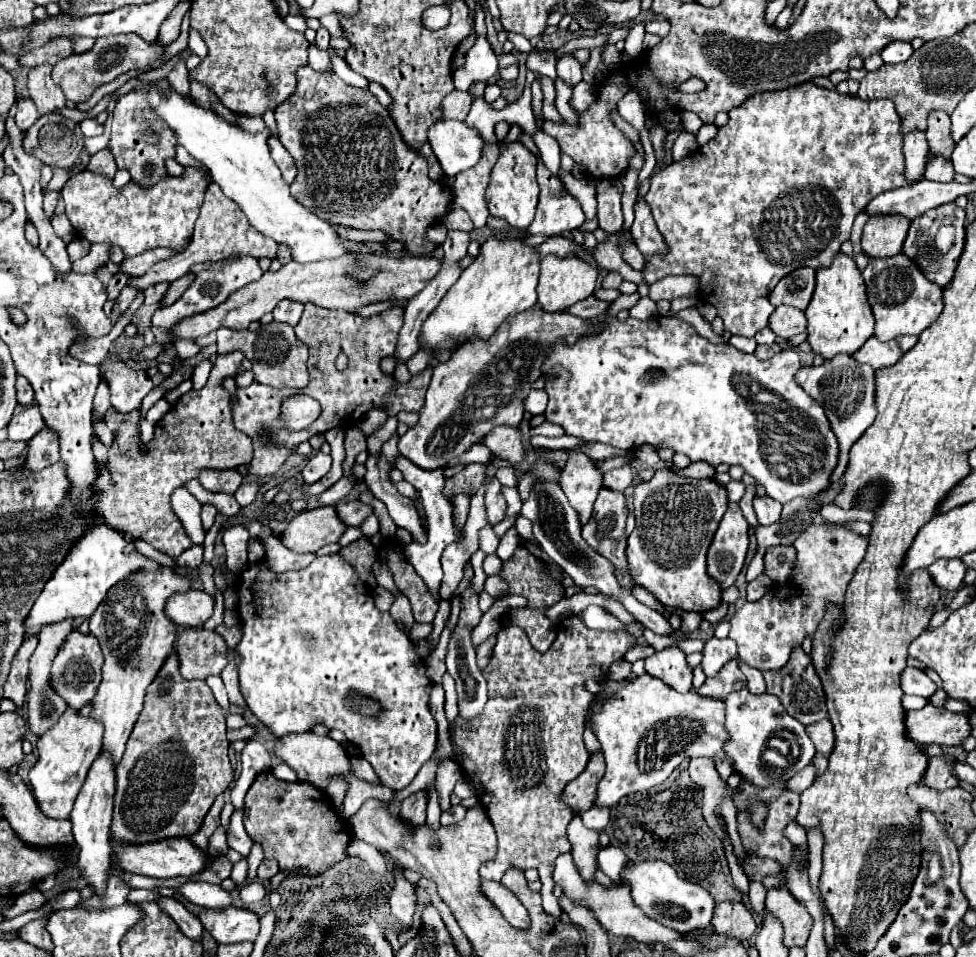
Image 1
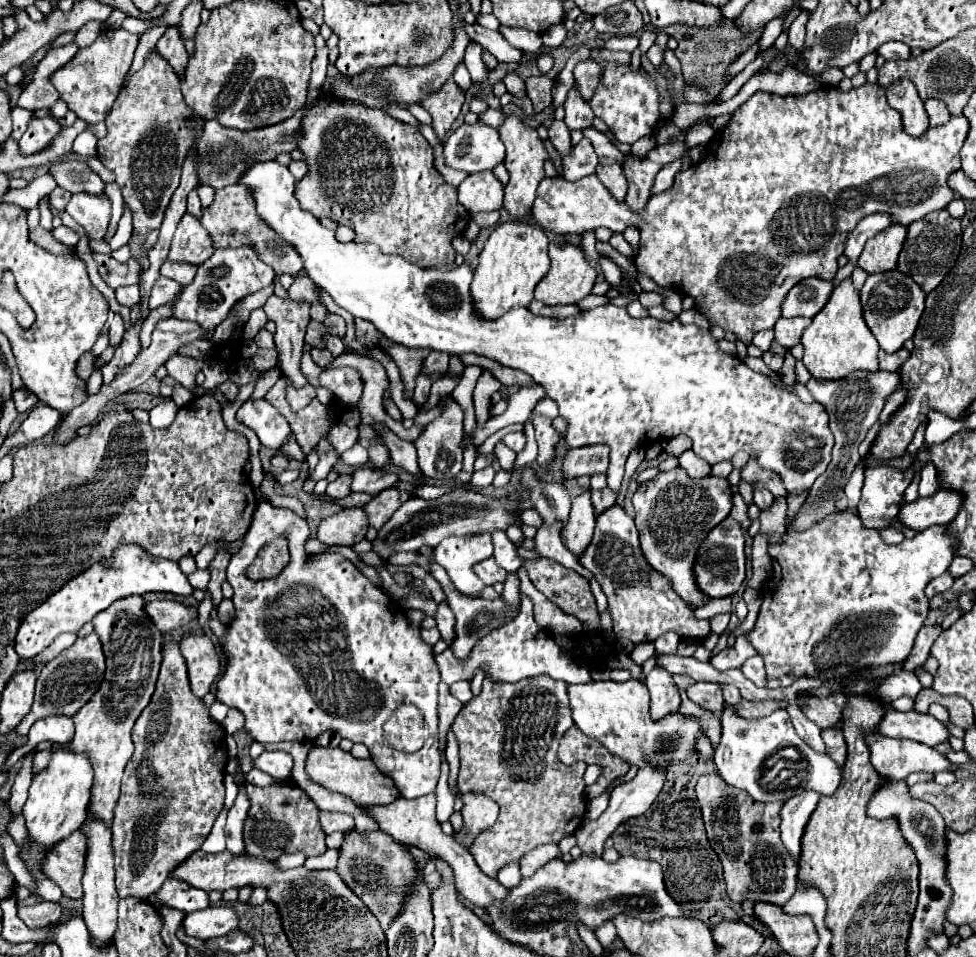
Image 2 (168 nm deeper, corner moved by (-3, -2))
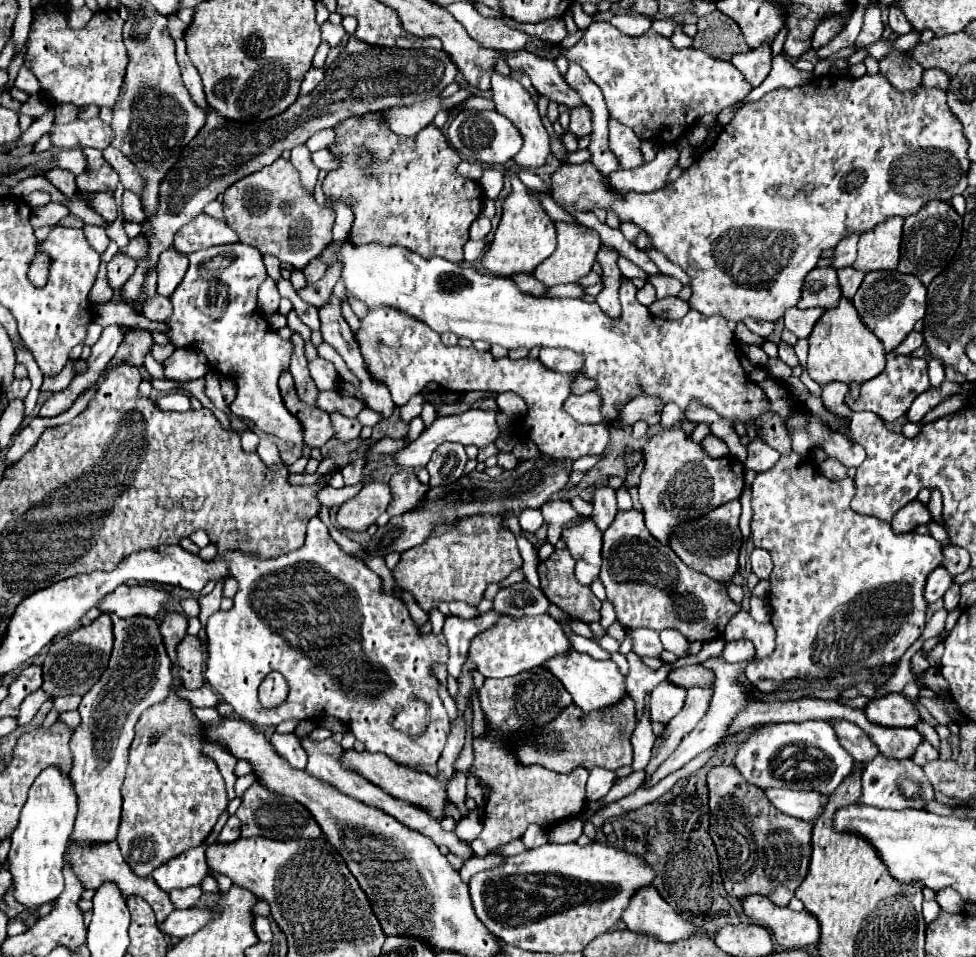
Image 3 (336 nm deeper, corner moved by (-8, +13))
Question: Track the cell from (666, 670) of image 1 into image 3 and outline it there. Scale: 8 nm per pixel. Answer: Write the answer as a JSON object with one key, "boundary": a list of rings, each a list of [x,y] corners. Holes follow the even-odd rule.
{"boundary":[[[670,680],[660,682],[654,690],[652,690],[652,700],[650,700],[650,712],[652,712],[652,720],[656,722],[664,722],[668,724],[670,718],[674,718],[686,698],[686,688],[672,684]]]}

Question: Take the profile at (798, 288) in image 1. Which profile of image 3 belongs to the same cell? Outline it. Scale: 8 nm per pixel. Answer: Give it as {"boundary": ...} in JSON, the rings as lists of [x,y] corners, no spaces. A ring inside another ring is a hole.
{"boundary":[[[814,268],[806,278],[802,286],[802,296],[798,302],[798,308],[814,308],[820,306],[824,310],[834,308],[842,296],[838,276],[834,268]]]}

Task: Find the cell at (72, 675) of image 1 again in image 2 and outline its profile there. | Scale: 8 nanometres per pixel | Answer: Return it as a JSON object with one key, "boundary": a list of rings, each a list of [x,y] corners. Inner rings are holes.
{"boundary":[[[91,633],[83,639],[77,639],[73,647],[65,649],[59,657],[55,657],[41,669],[41,673],[37,677],[33,707],[25,715],[25,719],[15,727],[15,733],[19,737],[27,737],[31,725],[49,715],[73,717],[93,697],[97,687],[101,685],[103,673],[105,673],[105,655],[103,655],[99,637],[95,633]]]}

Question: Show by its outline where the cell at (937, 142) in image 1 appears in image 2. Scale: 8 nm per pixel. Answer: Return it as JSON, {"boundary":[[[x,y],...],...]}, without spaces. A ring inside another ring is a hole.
{"boundary":[[[927,99],[927,101],[925,101],[925,111],[927,111],[927,115],[929,115],[931,127],[943,125],[943,123],[947,123],[947,121],[951,119],[945,103],[941,103],[939,99]]]}

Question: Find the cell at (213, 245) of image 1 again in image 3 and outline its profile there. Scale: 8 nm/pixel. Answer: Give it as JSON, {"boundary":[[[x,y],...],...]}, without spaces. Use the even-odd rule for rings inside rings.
{"boundary":[[[284,158],[234,182],[226,188],[222,204],[226,224],[238,234],[240,242],[258,248],[262,254],[274,254],[280,262],[292,264],[298,270],[318,256],[322,244],[330,244],[332,240],[334,212],[318,206],[316,200],[304,192],[296,168]]]}

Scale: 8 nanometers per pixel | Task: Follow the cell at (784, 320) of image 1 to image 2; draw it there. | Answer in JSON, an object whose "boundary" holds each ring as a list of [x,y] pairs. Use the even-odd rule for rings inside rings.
{"boundary":[[[781,317],[779,323],[775,325],[775,341],[779,345],[783,345],[785,349],[791,349],[795,345],[801,343],[801,335],[805,331],[805,327],[809,325],[809,319],[803,317],[795,317],[795,319],[785,319]]]}

